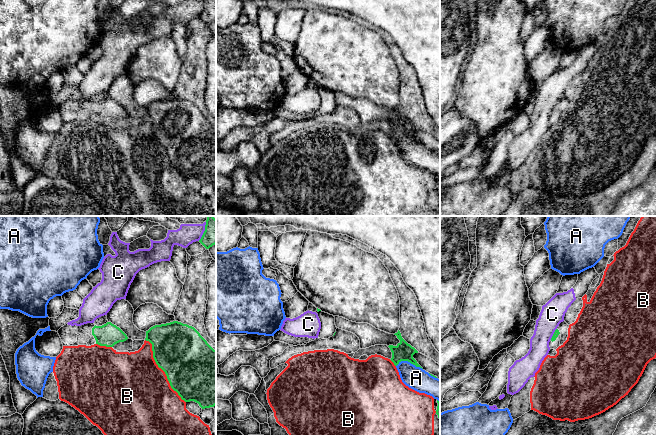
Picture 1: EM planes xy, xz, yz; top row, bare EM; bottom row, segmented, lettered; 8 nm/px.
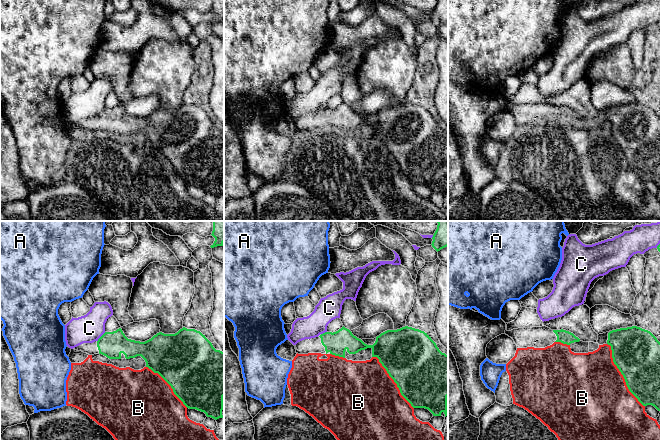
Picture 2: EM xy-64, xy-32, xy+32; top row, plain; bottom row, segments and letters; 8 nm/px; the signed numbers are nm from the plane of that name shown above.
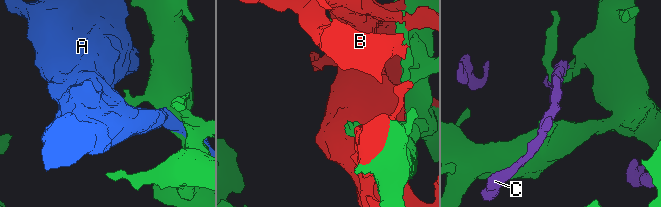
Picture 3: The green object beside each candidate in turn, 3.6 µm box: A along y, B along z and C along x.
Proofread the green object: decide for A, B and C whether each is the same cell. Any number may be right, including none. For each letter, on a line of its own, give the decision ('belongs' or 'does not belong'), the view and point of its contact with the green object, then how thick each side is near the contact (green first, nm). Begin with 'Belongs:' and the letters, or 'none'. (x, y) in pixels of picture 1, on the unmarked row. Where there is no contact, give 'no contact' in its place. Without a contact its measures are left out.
Belongs: none
A: does not belong; meets green in xz at (409, 137); 150 nm thick on the green side, 180 nm on the other
B: does not belong; meets green in xy at (162, 145); 460 nm thick on the green side, 480 nm on the other
C: does not belong; meets green in xy at (204, 8); 160 nm thick on the green side, 160 nm on the other

